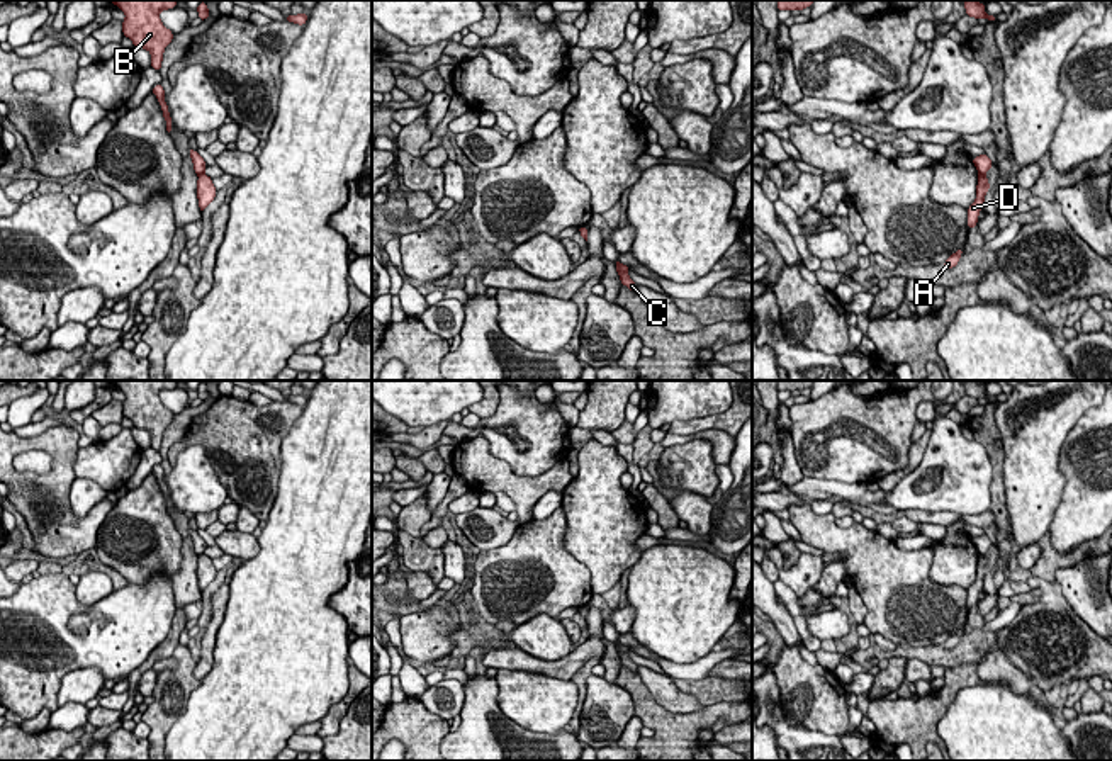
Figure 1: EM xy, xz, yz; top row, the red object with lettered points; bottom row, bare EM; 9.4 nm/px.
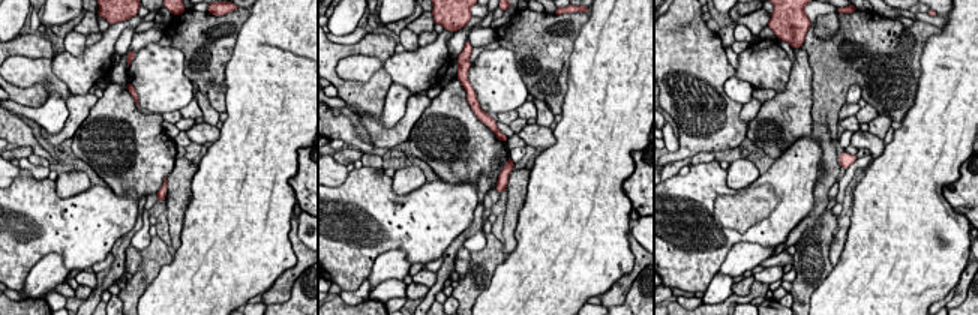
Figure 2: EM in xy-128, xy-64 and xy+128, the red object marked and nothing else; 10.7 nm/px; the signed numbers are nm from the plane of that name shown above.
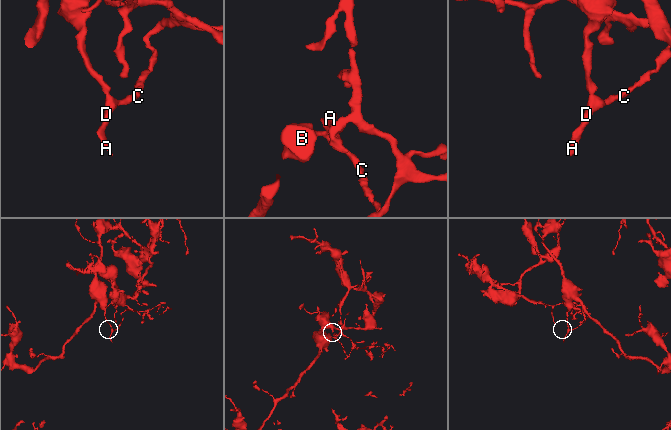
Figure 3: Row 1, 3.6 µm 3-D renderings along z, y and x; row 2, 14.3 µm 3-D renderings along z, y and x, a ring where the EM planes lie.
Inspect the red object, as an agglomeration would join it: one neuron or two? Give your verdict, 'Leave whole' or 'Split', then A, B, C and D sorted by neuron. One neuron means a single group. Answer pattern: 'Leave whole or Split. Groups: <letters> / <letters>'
Split. Groups: A C D / B

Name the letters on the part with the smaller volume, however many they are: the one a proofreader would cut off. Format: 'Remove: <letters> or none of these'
Remove: A, C, D

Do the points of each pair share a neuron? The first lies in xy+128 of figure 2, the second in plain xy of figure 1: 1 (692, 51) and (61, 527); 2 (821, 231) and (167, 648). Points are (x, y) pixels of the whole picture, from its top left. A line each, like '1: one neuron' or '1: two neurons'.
1: one neuron
2: two neurons

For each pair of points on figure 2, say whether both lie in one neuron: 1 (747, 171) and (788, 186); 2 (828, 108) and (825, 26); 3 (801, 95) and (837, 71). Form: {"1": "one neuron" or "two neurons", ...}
{"1": "two neurons", "2": "two neurons", "3": "two neurons"}

